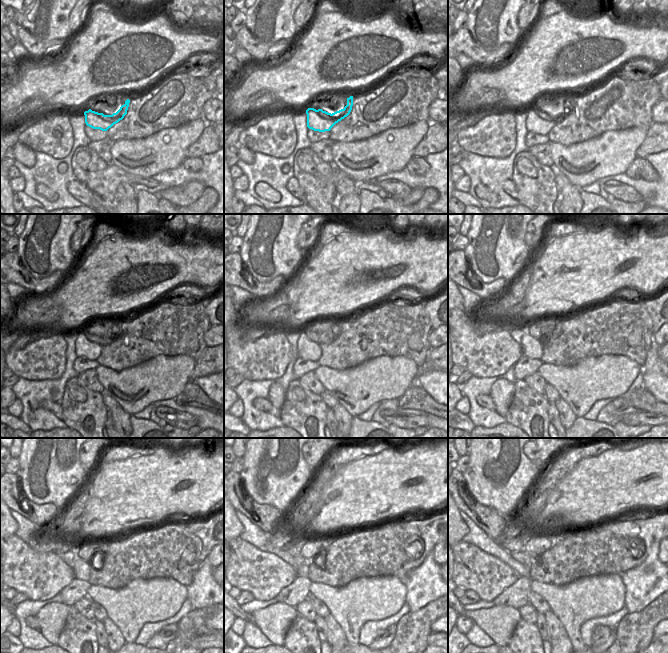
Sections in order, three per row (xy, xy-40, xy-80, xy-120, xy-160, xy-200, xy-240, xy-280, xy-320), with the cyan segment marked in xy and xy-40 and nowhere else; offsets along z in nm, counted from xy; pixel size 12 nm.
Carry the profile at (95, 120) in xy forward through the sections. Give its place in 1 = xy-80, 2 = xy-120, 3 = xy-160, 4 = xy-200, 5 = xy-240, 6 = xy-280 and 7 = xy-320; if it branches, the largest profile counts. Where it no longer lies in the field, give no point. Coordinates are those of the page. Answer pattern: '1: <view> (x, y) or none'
1: xy-80 (539, 120)
2: xy-120 (89, 342)
3: xy-160 (324, 331)
4: xy-200 (541, 330)
5: xy-240 (81, 569)
6: xy-280 (311, 547)
7: xy-320 (537, 544)

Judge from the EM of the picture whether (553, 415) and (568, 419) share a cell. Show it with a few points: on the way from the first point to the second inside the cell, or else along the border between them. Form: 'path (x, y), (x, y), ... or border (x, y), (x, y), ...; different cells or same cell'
border (553, 403), (560, 423), (564, 427); different cells

